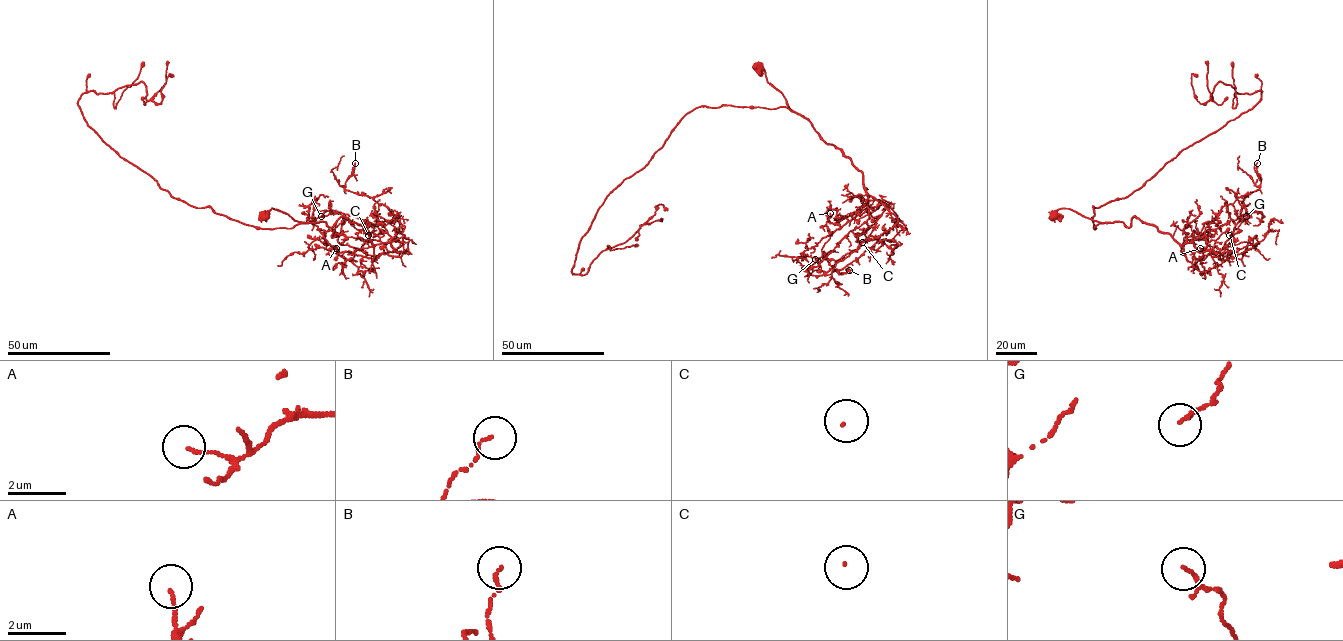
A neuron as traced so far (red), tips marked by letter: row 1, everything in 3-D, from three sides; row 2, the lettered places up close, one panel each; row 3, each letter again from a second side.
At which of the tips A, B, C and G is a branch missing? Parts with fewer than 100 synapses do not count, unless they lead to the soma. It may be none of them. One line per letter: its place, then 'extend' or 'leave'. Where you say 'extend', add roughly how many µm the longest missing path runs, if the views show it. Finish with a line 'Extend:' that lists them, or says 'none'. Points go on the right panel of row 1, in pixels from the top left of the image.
A: (1200, 248) | leave
B: (1257, 163) | leave
C: (1229, 235) | extend | 80 µm
G: (1246, 216) | leave
Extend: C

